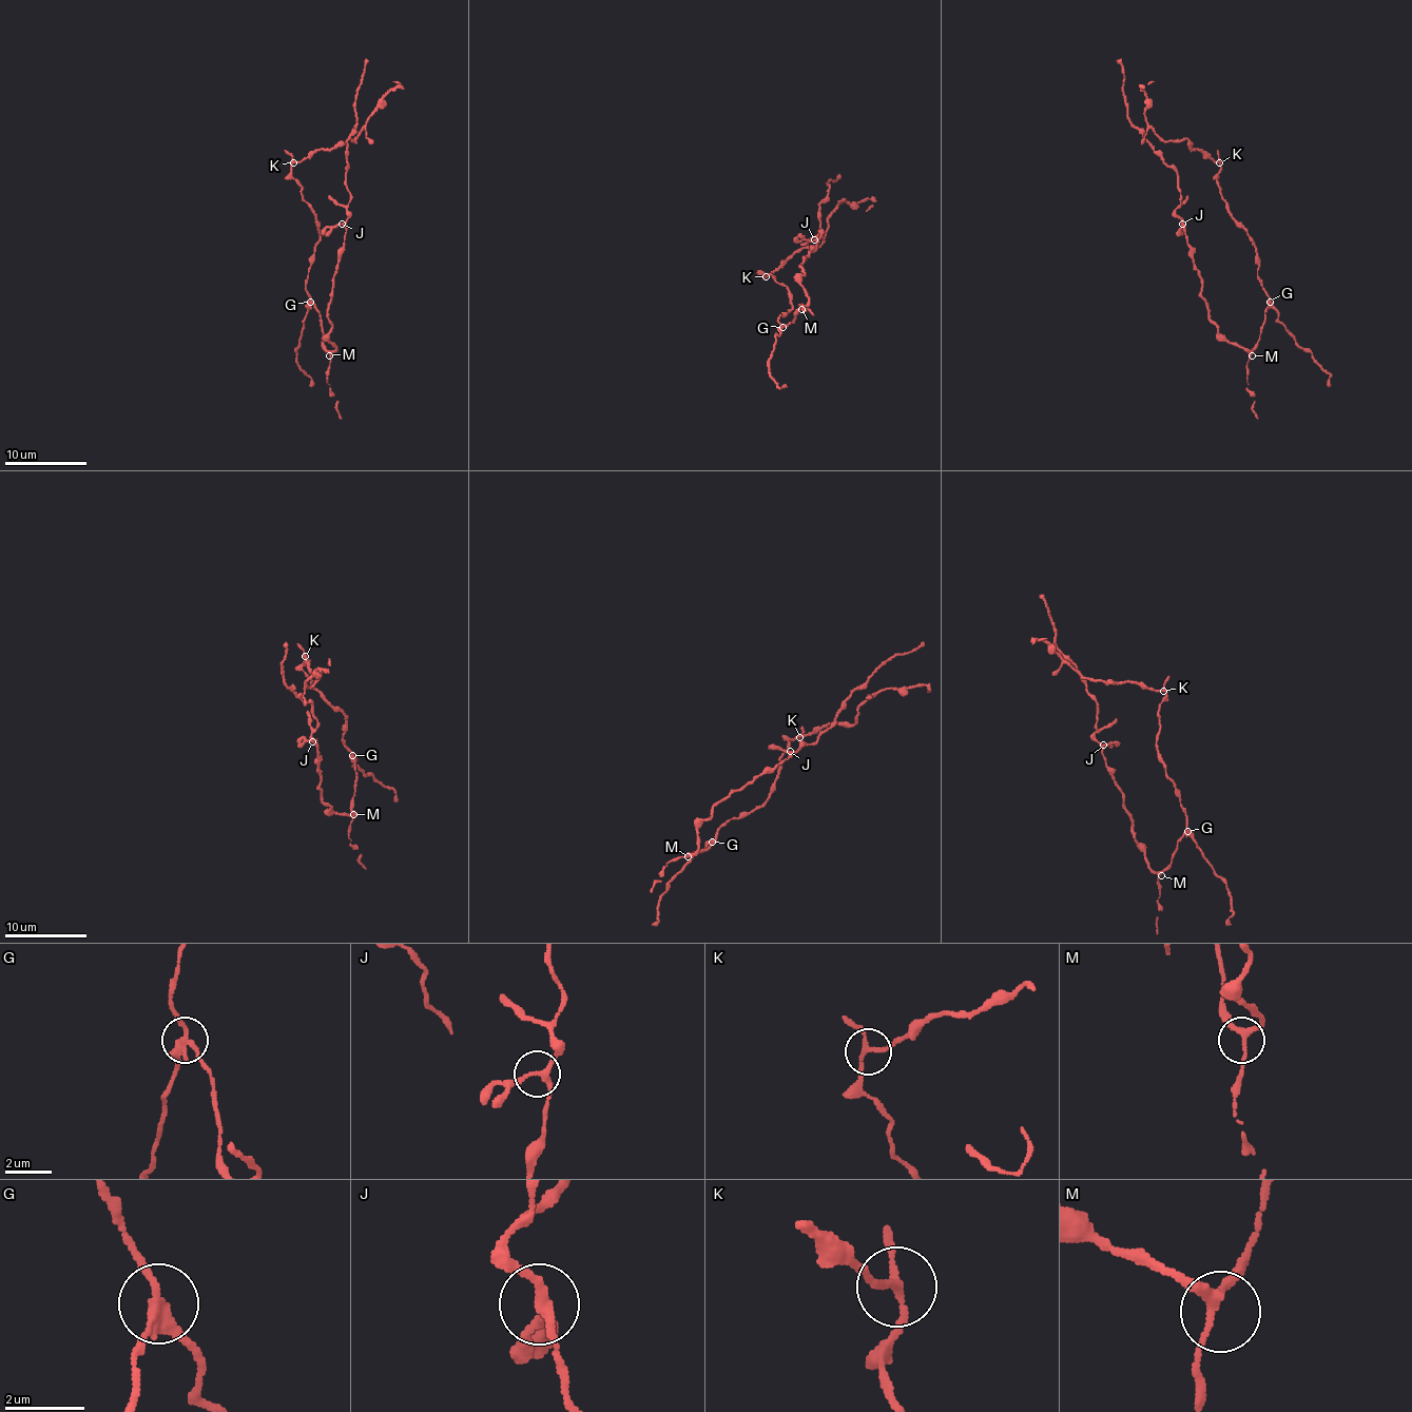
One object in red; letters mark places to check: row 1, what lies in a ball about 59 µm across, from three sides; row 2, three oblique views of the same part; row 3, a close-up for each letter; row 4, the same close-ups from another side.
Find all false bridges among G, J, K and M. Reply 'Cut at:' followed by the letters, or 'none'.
Cut at: G, K

